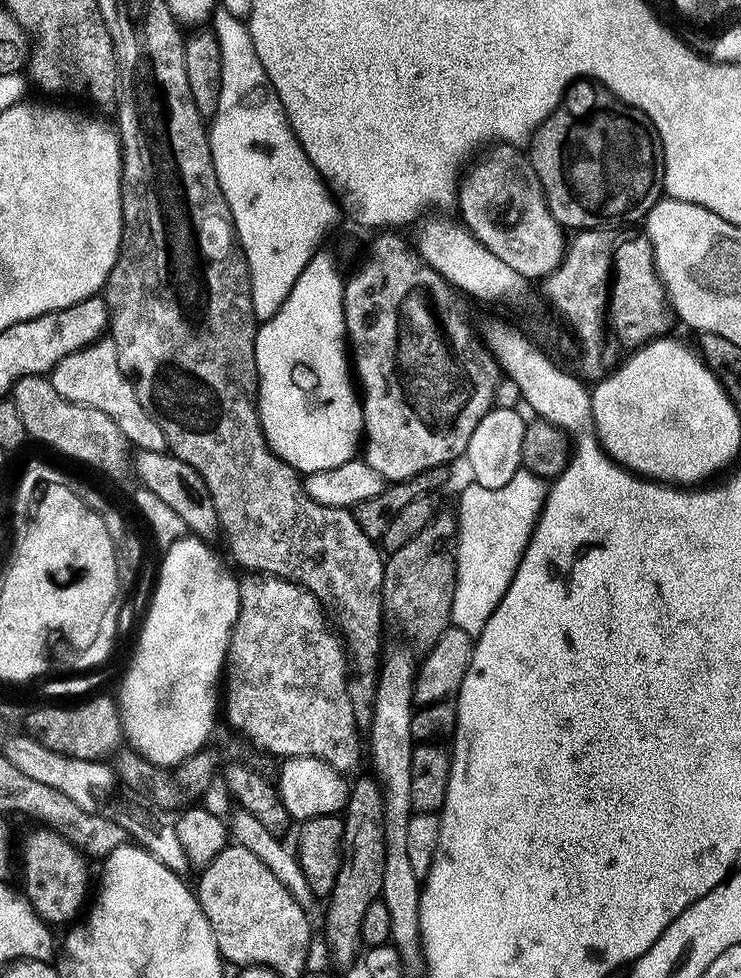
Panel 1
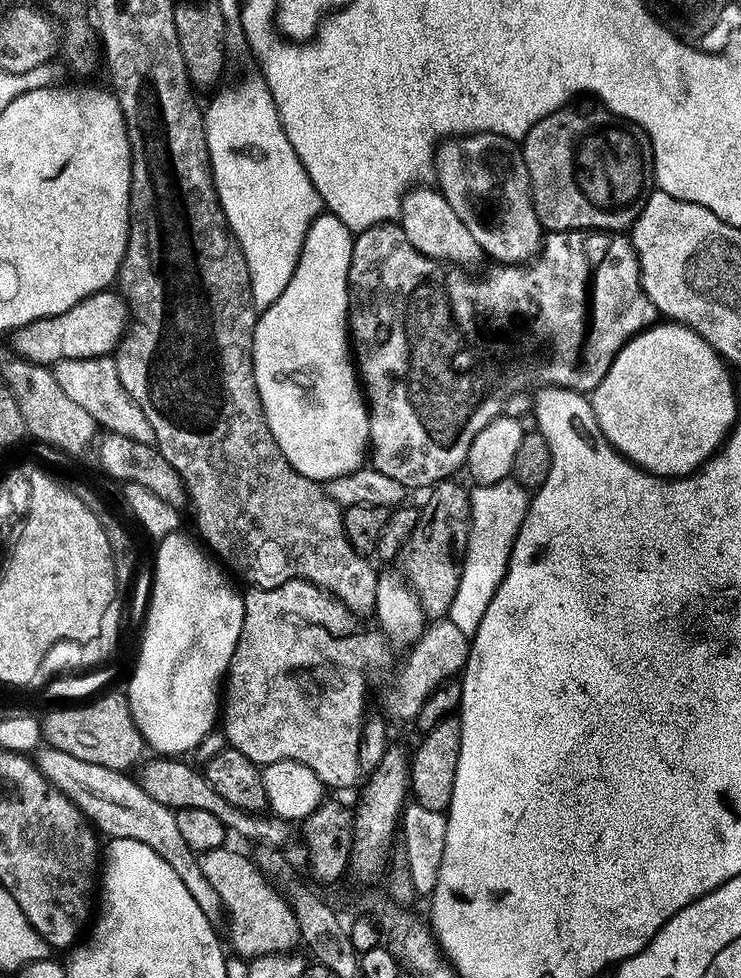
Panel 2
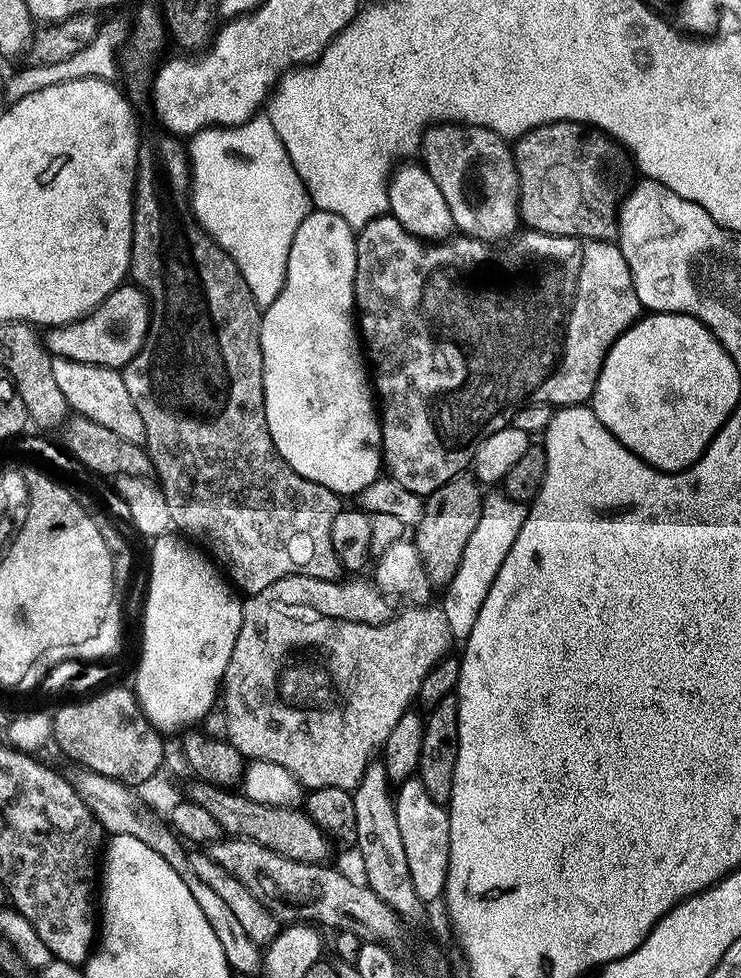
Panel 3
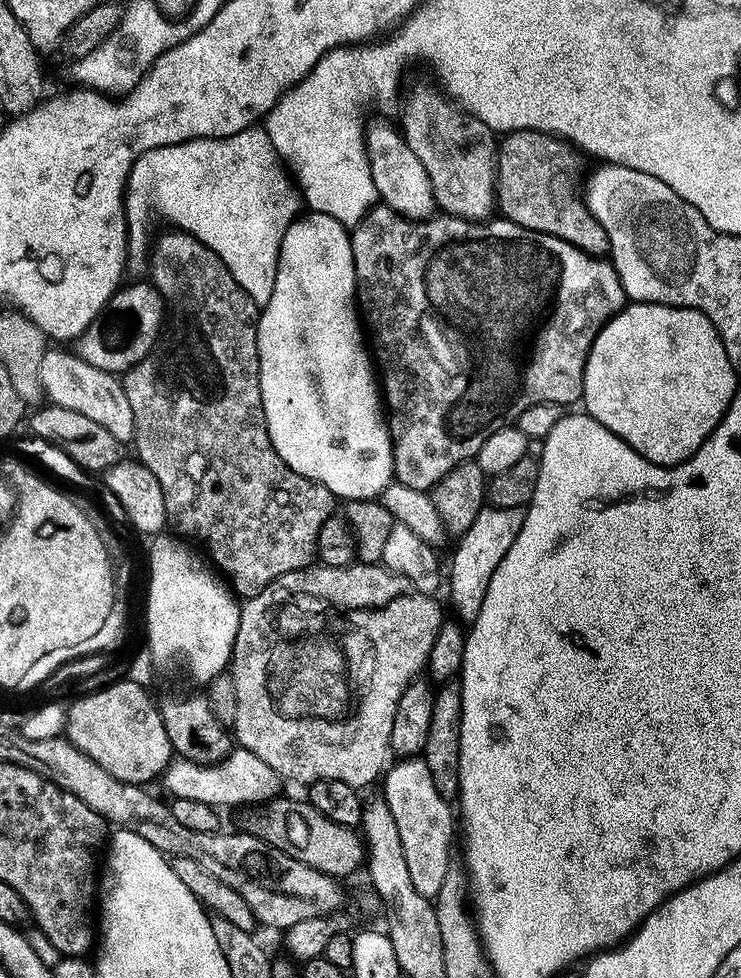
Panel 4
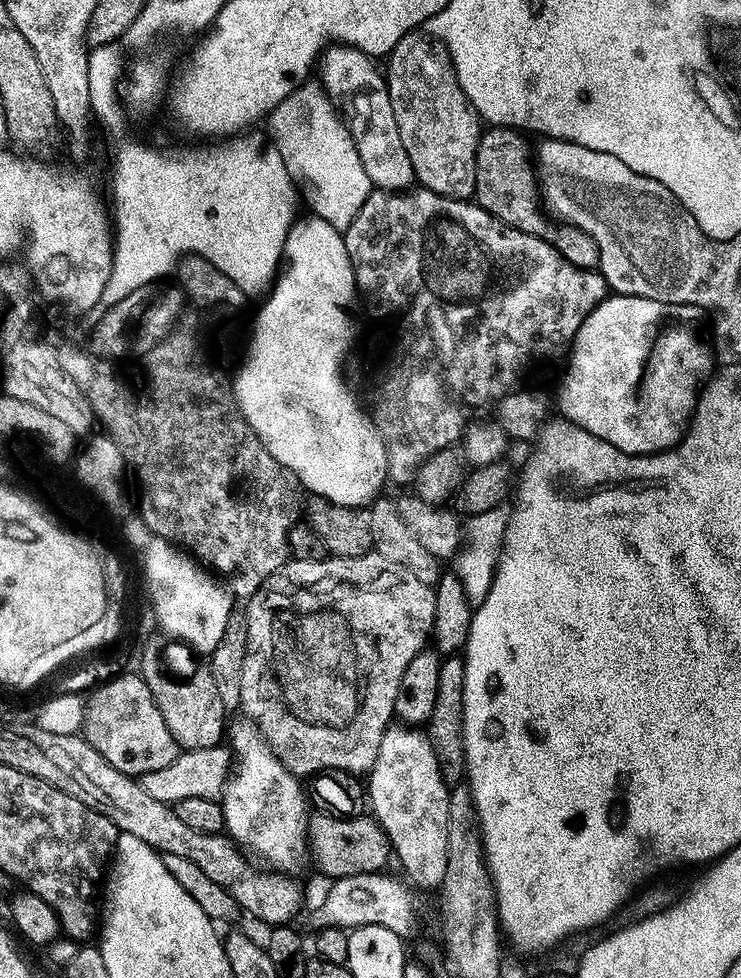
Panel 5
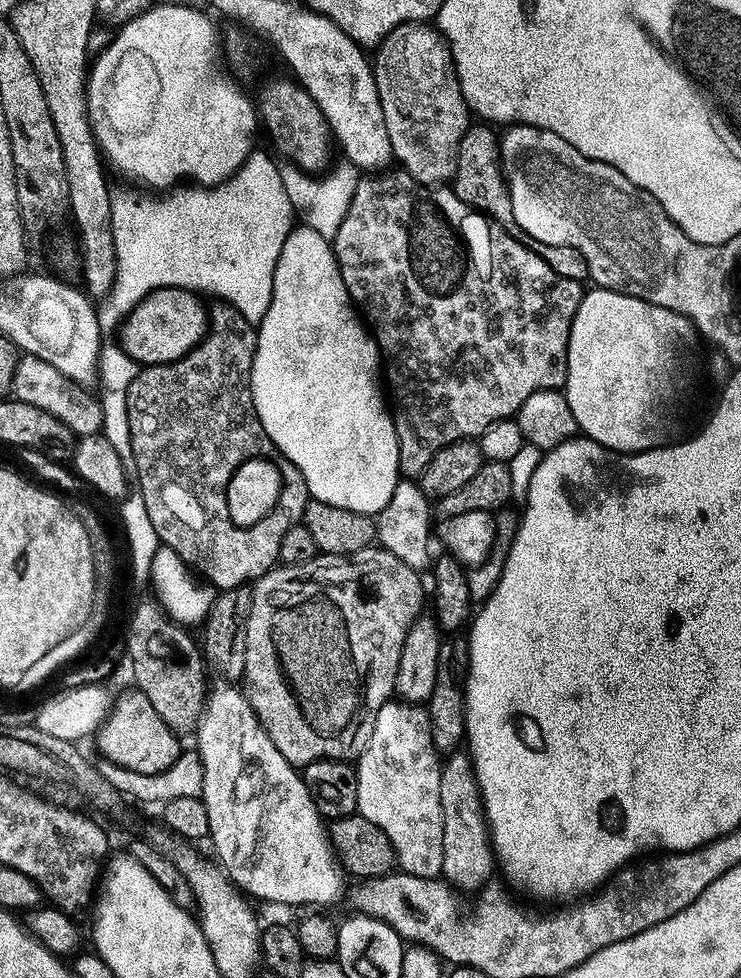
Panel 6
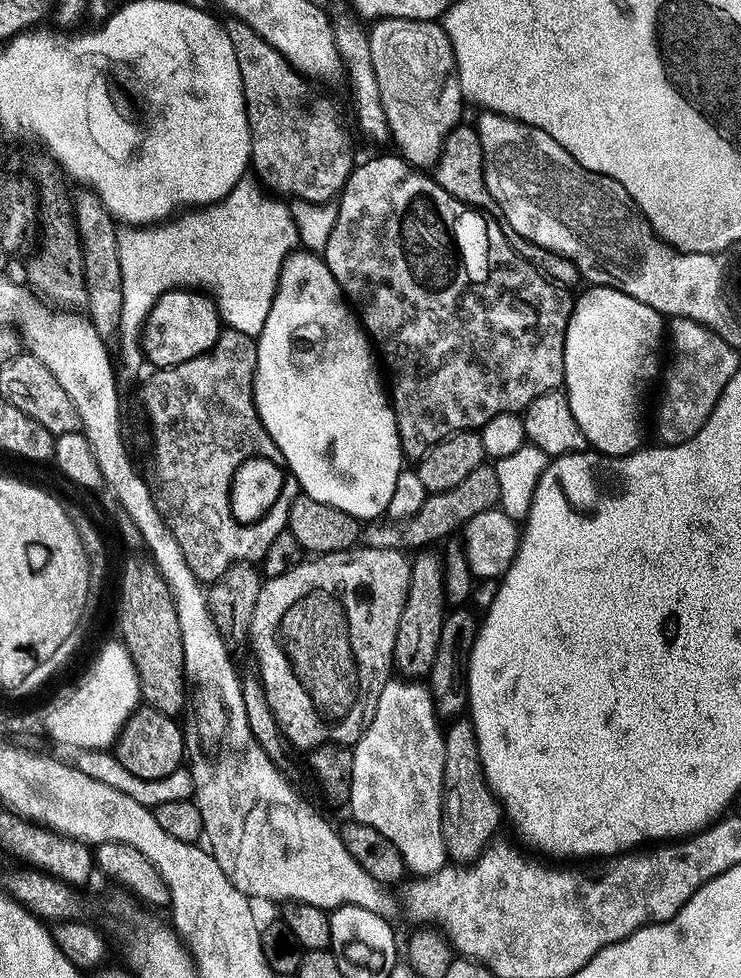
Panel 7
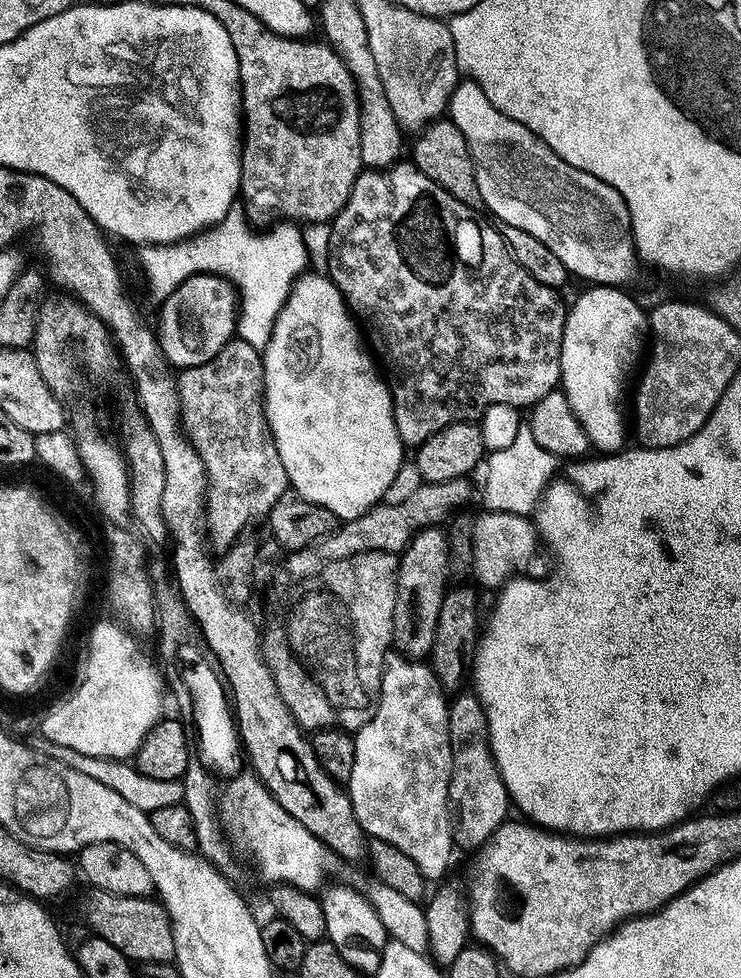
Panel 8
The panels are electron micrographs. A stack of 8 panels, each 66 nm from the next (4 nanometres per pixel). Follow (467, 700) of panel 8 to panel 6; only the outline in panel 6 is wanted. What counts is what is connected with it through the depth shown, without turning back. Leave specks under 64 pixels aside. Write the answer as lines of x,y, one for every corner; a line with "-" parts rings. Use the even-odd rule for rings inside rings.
467,751
447,753
440,770
438,794
442,802
443,818
441,877
461,893
477,893
489,883
496,859
492,851
488,821
485,818
484,799
480,793
471,755

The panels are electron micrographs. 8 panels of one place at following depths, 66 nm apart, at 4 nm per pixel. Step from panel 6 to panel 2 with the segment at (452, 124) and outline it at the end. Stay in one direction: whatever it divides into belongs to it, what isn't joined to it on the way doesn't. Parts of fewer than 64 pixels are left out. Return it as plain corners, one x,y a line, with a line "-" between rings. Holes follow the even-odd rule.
474,132
471,136
454,136
440,141
436,150
434,165
434,184
458,218
474,234
481,253
485,257
493,256
500,264
523,264
532,259
542,247
542,229
540,219
534,210
530,178
526,170
524,153
517,141
508,140
493,132

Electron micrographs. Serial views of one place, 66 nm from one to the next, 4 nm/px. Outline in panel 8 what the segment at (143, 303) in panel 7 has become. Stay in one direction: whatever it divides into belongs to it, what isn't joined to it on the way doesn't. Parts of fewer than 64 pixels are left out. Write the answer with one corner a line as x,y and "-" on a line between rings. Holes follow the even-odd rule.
229,208
221,220
187,240
141,247
140,268
148,279
148,292
156,302
163,302
191,276
220,276
229,280
238,293
236,336
260,350
272,337
272,327
290,294
292,283
309,267
308,251
303,231
295,223
276,222
265,232
255,232
238,208

